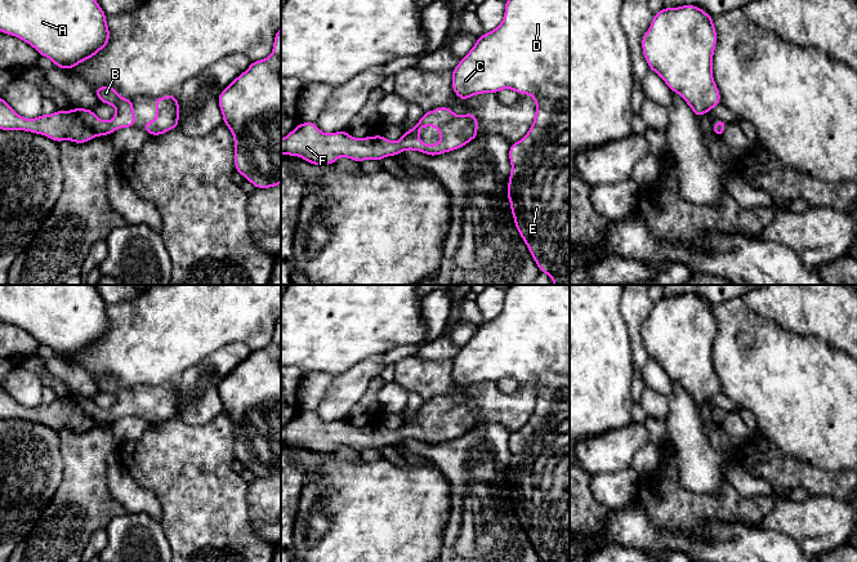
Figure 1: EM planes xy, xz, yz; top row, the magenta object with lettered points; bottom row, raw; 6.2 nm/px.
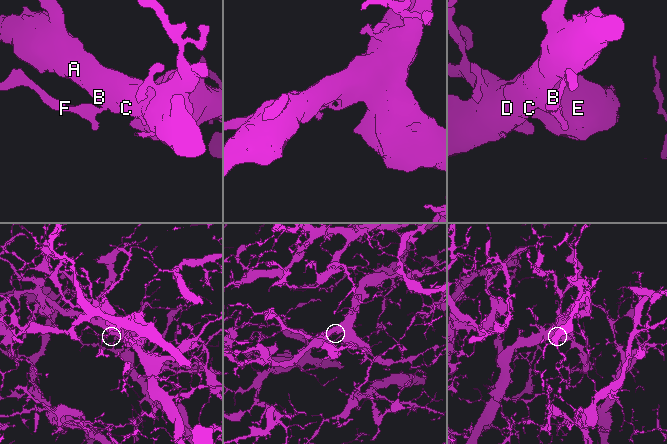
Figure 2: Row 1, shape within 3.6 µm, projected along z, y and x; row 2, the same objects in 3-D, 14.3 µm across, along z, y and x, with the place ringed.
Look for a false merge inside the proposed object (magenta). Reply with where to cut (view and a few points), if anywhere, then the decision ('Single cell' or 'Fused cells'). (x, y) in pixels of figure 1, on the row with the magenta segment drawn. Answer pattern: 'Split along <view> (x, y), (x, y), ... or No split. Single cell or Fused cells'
No split. Single cell

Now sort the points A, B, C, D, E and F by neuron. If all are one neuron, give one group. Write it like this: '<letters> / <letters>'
A B C D E F

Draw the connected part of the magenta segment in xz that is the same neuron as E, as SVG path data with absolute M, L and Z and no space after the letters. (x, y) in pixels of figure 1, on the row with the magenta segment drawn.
M506 0L505 14L501 23L495 30L478 37L474 46L452 70L452 90L461 101L483 93L497 94L503 89L512 89L518 94L530 94L536 103L532 126L519 142L510 144L509 148L512 171L506 196L510 201L510 211L515 228L527 245L540 272L546 273L554 285L570 285L570 0Z

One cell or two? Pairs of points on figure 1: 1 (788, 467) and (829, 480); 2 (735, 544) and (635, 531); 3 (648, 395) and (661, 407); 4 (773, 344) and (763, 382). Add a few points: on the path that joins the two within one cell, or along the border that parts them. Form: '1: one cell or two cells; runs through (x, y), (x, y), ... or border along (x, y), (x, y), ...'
1: one cell; runs through (798, 473), (818, 480)
2: one cell; runs through (710, 544), (701, 545), (682, 540), (660, 539)
3: one cell; runs through (651, 397), (659, 405)
4: one cell; runs through (764, 353), (763, 373)

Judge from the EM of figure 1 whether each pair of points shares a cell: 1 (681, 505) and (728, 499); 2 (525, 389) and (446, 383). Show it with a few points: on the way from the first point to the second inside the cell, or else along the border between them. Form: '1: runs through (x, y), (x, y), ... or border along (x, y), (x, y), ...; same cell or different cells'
1: runs through (692, 505), (717, 505); same cell
2: runs through (505, 400), (490, 400), (483, 395), (465, 395); same cell

